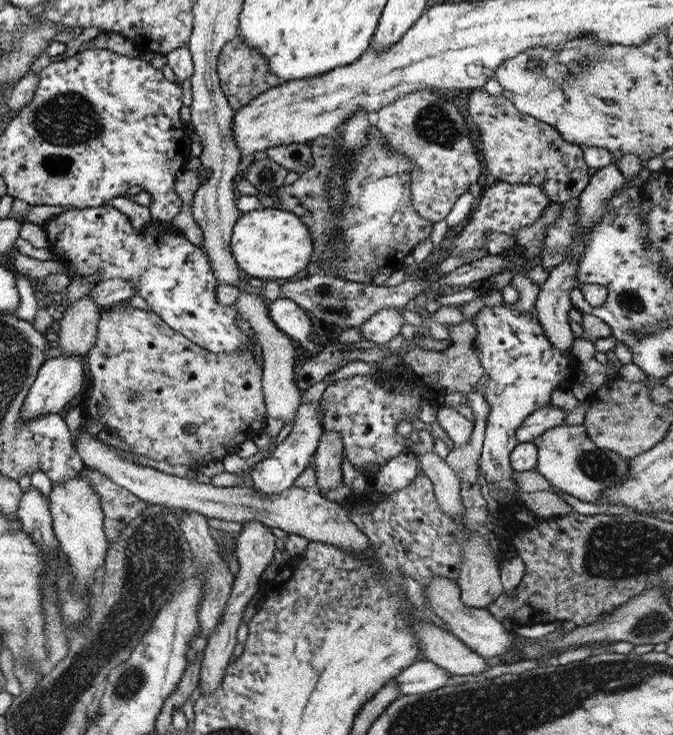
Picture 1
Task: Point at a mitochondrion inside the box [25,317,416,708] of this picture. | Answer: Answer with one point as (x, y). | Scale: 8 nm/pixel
(131, 680)

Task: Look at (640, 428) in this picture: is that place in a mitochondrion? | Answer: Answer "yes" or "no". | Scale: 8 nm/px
no

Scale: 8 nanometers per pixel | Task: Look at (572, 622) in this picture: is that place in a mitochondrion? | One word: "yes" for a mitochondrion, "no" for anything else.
no

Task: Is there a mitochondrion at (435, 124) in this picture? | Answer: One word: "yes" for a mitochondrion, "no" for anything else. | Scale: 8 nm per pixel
yes

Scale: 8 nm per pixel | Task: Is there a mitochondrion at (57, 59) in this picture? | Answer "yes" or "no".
no

